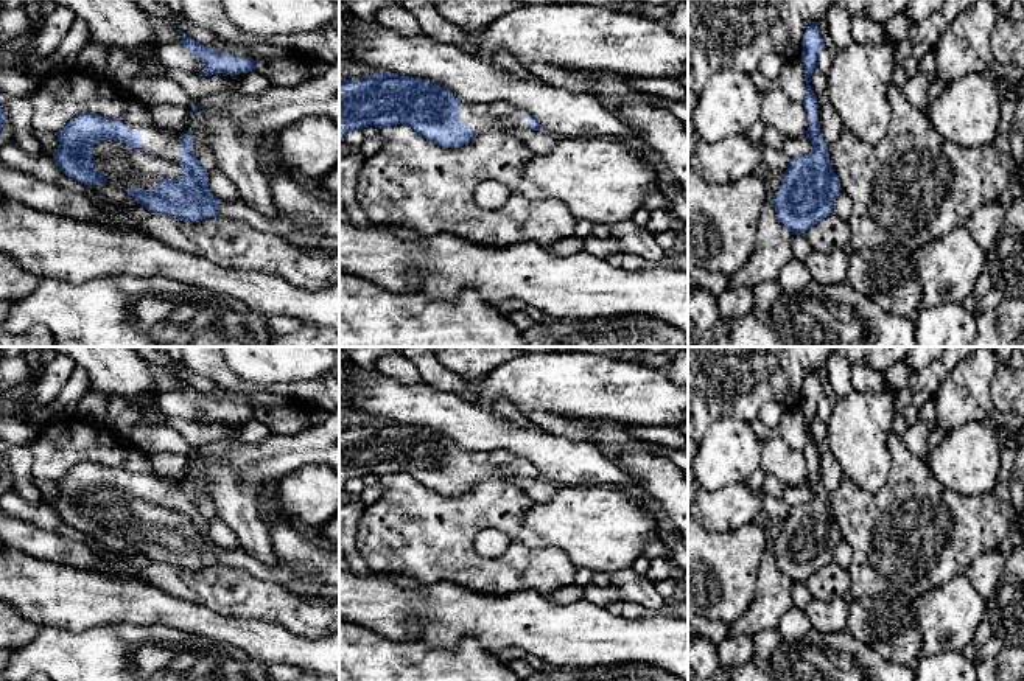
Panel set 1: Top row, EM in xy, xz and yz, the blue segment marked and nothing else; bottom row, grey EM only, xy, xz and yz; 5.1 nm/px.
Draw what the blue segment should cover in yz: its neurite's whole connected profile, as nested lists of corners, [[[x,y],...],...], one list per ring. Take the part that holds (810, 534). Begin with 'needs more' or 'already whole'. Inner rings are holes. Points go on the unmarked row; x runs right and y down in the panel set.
already whole; [[[809,370],[803,382],[801,412],[805,415],[808,460],[806,485],[812,491],[809,502],[789,507],[783,530],[772,546],[777,568],[792,581],[806,580],[826,564],[833,563],[833,550],[840,543],[840,527],[828,505],[828,494],[819,473],[819,452],[809,434],[817,418],[817,404],[823,398],[823,387],[817,370]]]

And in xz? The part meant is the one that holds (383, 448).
needs more; [[[377,421],[339,431],[339,491],[350,479],[395,473],[406,473],[442,496],[464,494],[486,479],[542,477],[521,456],[504,449],[464,451],[422,426]]]

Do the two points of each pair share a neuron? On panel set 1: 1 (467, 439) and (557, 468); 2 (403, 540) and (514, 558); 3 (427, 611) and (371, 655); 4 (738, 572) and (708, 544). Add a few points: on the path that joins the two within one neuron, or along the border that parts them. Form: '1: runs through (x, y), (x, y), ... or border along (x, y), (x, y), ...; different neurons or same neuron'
1: runs through (489, 439), (517, 439), (531, 442), (536, 447); same neuron
2: runs through (431, 540), (464, 566), (486, 566); same neuron
3: border along (358, 624), (396, 641), (416, 624), (427, 646); different neurons
4: runs through (730, 566), (716, 552); same neuron

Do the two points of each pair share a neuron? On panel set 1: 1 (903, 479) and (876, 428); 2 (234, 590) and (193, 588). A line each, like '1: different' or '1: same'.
1: different
2: same

